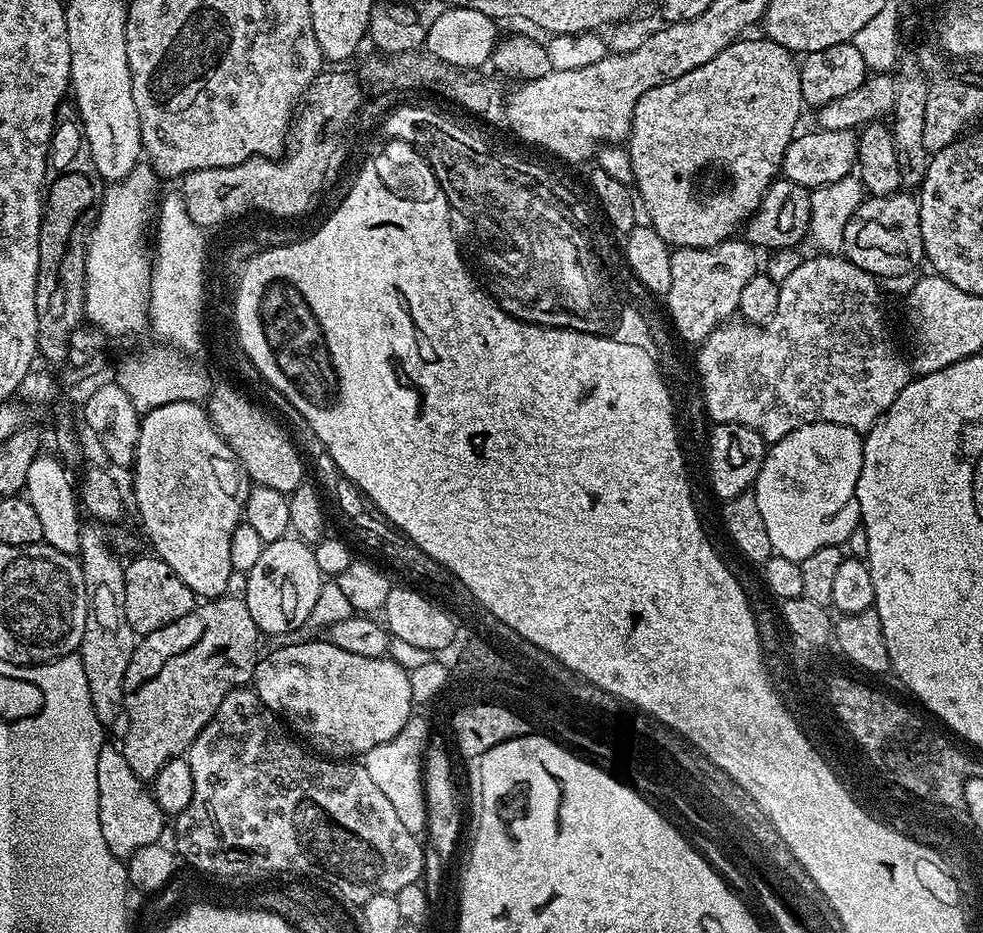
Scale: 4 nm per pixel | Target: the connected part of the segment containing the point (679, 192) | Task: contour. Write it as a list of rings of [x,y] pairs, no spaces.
[[[748,39],[735,40],[730,46],[726,46],[726,50],[714,54],[714,58],[710,58],[710,62],[698,66],[698,70],[690,70],[690,74],[682,74],[682,78],[674,78],[670,82],[662,82],[650,90],[646,90],[646,94],[642,94],[642,98],[638,98],[632,111],[632,132],[628,135],[626,147],[632,167],[634,188],[638,193],[638,200],[643,211],[644,208],[648,211],[647,223],[673,249],[709,248],[724,240],[733,239],[758,210],[766,190],[772,185],[772,181],[777,179],[778,173],[781,171],[784,155],[790,142],[797,135],[796,123],[800,120],[800,111],[805,111],[806,108],[802,98],[802,82],[800,81],[797,57],[787,48],[778,46],[778,42],[773,40]]]

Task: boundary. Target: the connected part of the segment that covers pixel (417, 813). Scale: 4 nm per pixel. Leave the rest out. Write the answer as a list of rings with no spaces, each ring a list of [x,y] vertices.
[[[413,714],[406,722],[406,726],[402,726],[402,730],[398,730],[398,734],[390,738],[390,742],[382,742],[382,746],[374,746],[374,750],[365,752],[362,757],[366,774],[370,774],[374,786],[382,790],[383,796],[390,801],[390,806],[394,806],[402,826],[406,826],[406,830],[410,830],[413,834],[423,833],[427,826],[423,762],[429,737],[427,718],[420,714]]]

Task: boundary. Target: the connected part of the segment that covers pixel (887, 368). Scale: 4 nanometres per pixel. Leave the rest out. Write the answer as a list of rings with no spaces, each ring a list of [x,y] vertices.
[[[813,254],[814,256],[801,259],[796,270],[780,284],[778,294],[778,310],[774,318],[761,326],[749,324],[743,319],[736,318],[731,322],[725,322],[716,328],[695,349],[696,372],[700,375],[700,388],[704,391],[703,411],[708,411],[709,421],[717,424],[741,424],[750,430],[754,430],[766,442],[775,442],[786,438],[795,428],[801,428],[814,422],[830,422],[838,426],[850,426],[855,432],[867,434],[874,425],[880,421],[894,406],[894,398],[902,394],[902,390],[913,379],[914,373],[909,357],[900,353],[892,332],[888,329],[888,316],[884,313],[884,296],[880,293],[881,281],[872,276],[866,270],[854,266],[847,258],[840,254]]]

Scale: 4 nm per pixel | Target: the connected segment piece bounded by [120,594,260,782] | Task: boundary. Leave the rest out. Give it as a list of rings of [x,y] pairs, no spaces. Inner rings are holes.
[[[225,594],[199,603],[190,614],[147,633],[137,643],[123,683],[124,720],[127,724],[120,749],[134,774],[145,782],[153,781],[169,761],[181,757],[188,750],[206,722],[217,712],[226,694],[251,681],[260,652],[260,633],[243,597],[232,595]]]

